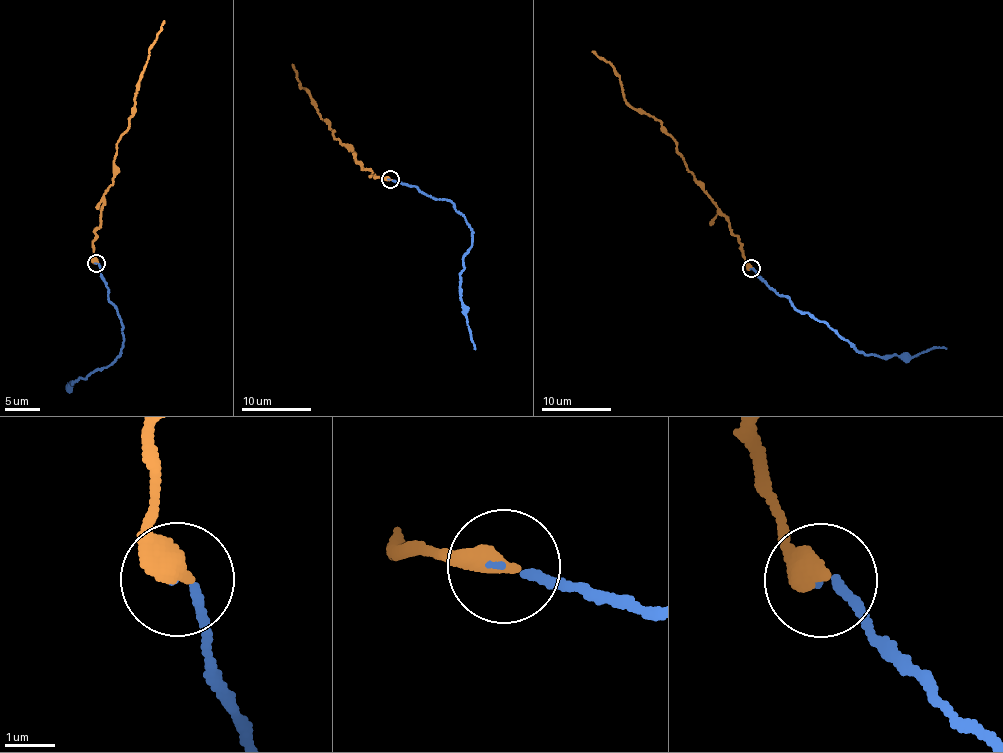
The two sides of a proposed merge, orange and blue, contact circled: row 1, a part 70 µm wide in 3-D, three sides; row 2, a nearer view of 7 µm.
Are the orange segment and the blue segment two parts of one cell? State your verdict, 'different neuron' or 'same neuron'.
same neuron

